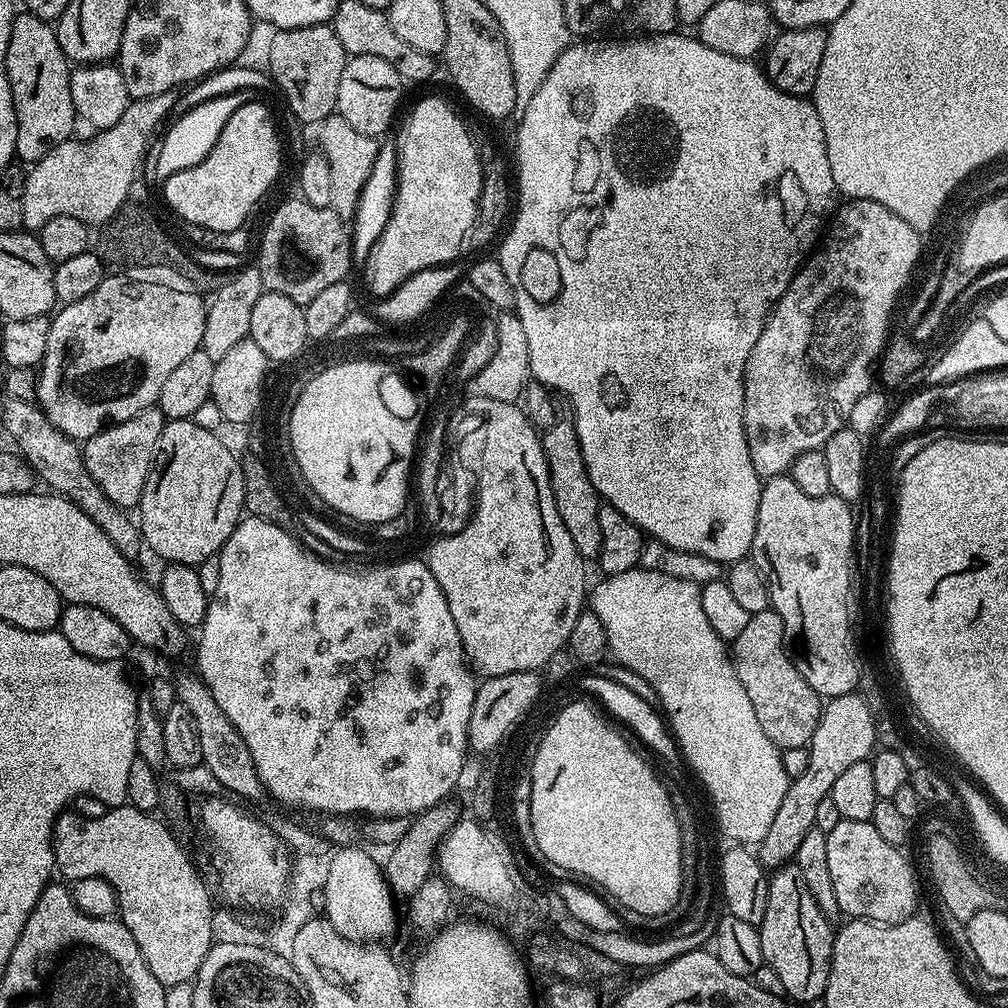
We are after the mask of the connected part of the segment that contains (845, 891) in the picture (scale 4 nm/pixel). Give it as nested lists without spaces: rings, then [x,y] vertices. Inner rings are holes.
[[[841,819],[826,834],[826,859],[841,913],[878,924],[896,924],[909,919],[916,908],[916,876],[904,854],[884,841],[869,821]]]

